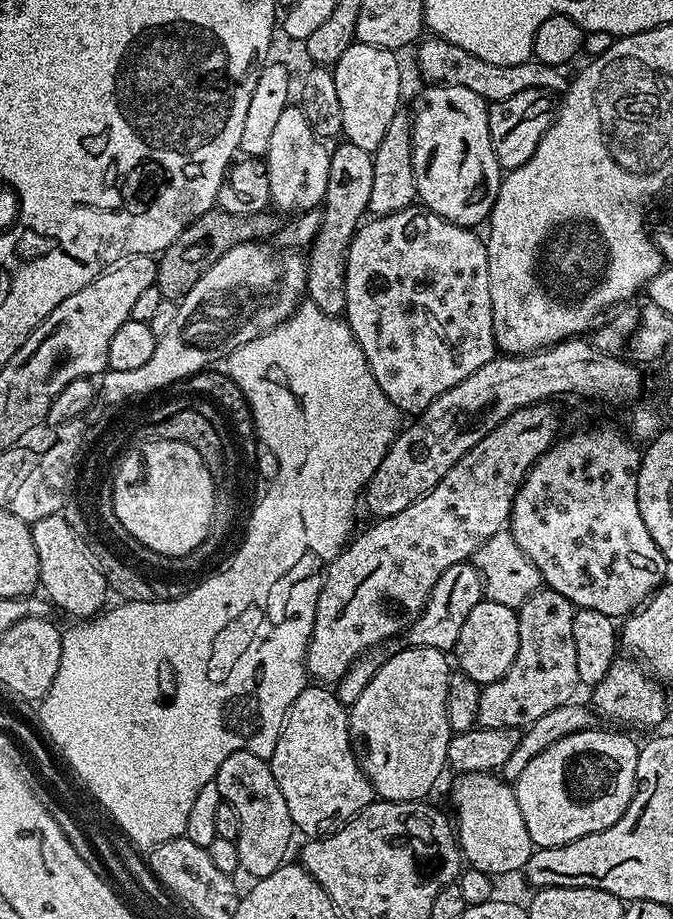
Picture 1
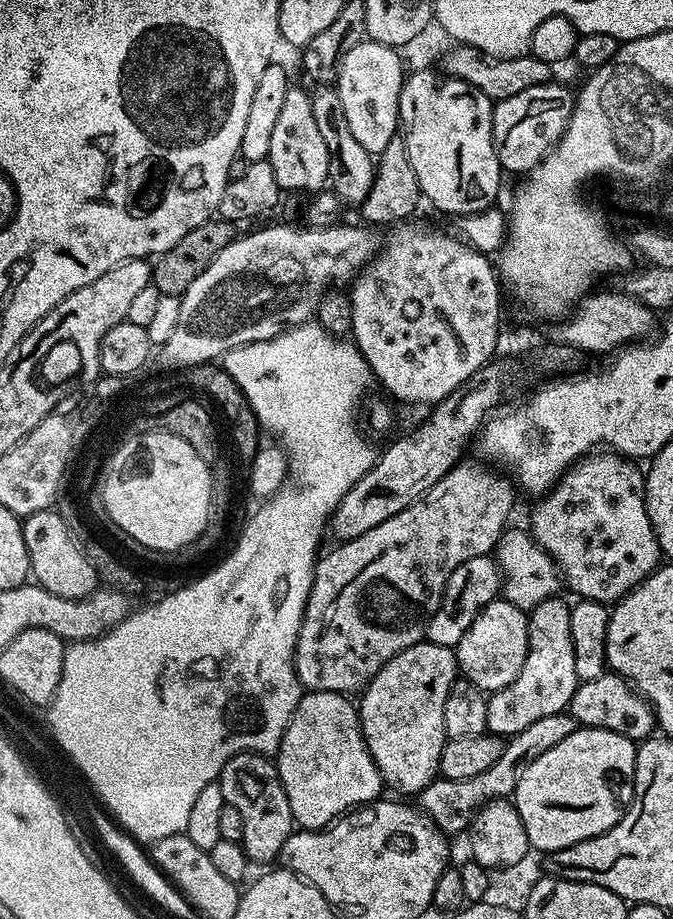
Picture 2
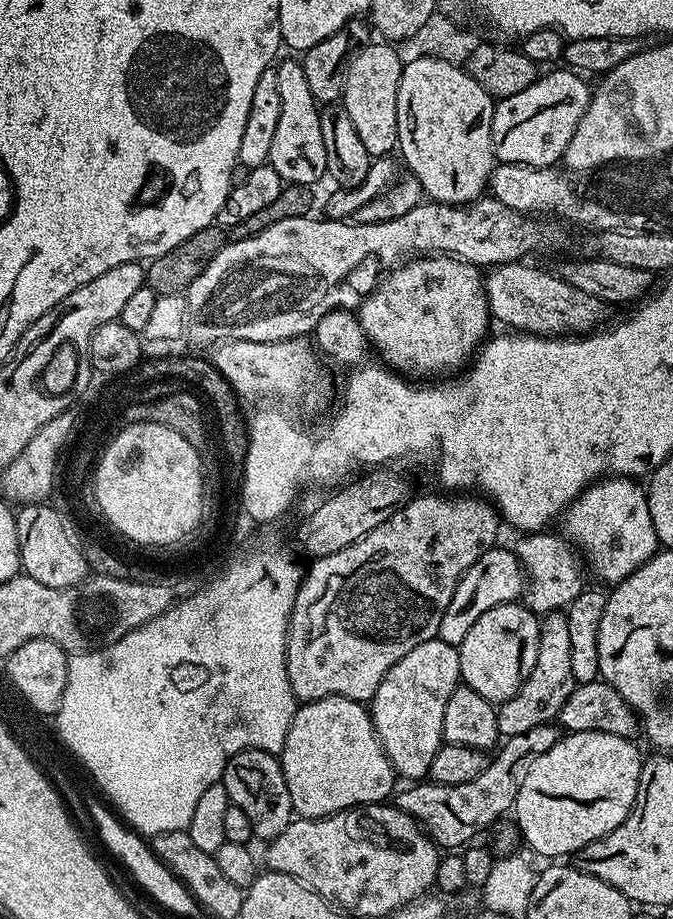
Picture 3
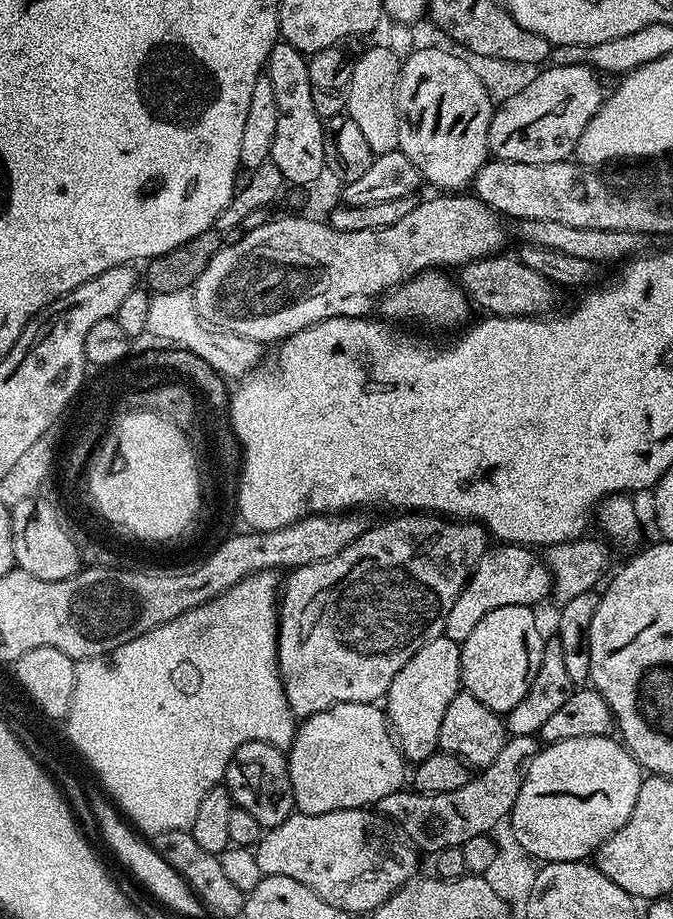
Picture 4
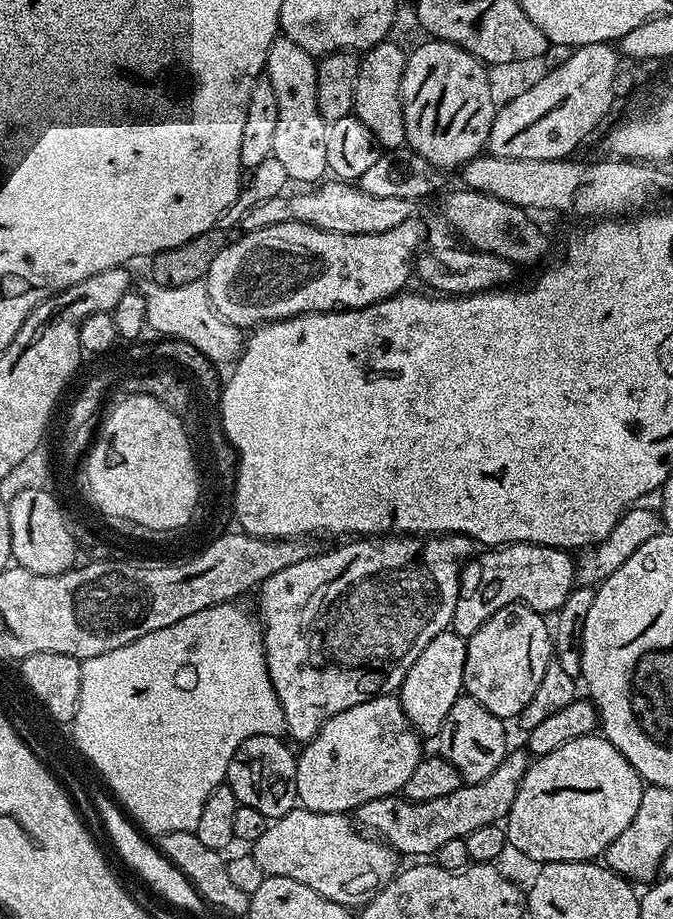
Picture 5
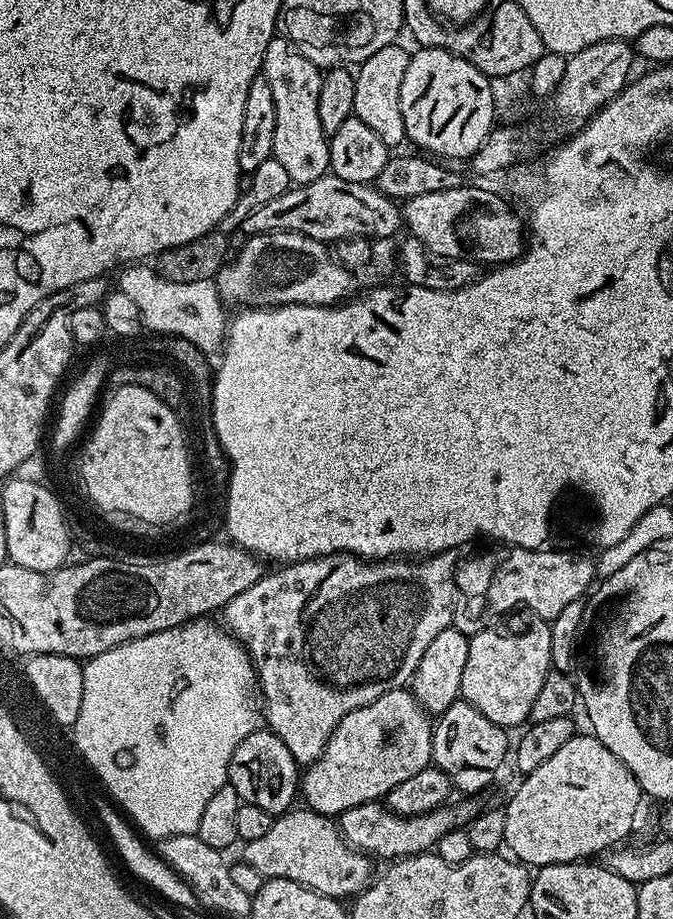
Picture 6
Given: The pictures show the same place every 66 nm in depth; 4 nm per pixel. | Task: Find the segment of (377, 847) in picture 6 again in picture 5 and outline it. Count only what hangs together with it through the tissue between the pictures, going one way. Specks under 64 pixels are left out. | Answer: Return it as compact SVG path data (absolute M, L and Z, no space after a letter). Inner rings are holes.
M509 751L504 761L486 778L477 784L464 784L454 794L442 798L430 798L426 802L409 800L403 795L383 796L370 802L362 802L354 813L354 820L365 833L375 834L383 840L393 852L412 858L428 858L445 842L463 840L478 826L495 824L503 821L508 815L510 806L518 794L518 786L528 773L530 756L527 751Z

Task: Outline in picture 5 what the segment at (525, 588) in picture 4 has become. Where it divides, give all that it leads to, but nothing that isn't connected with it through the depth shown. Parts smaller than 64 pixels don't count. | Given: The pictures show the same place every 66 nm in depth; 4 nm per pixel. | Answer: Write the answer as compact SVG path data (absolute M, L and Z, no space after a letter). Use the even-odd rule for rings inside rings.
M502 544L489 547L485 552L488 553L480 560L476 592L480 596L494 597L478 605L476 612L468 612L472 606L467 600L461 603L461 610L454 614L450 628L465 638L473 636L482 622L486 622L498 610L509 608L511 604L525 604L541 614L555 613L566 602L577 583L576 565L565 549L551 548L545 544Z

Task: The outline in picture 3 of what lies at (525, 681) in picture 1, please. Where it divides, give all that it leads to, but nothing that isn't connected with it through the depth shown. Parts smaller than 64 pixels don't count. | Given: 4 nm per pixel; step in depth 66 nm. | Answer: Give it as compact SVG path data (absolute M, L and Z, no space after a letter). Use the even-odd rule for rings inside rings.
M563 611L549 612L540 622L538 662L534 662L534 670L530 670L526 682L522 682L518 694L496 709L501 737L526 734L526 730L534 730L534 726L553 723L559 717L562 706L566 706L566 698L570 698L576 685L570 670L570 628L566 626L566 615Z

